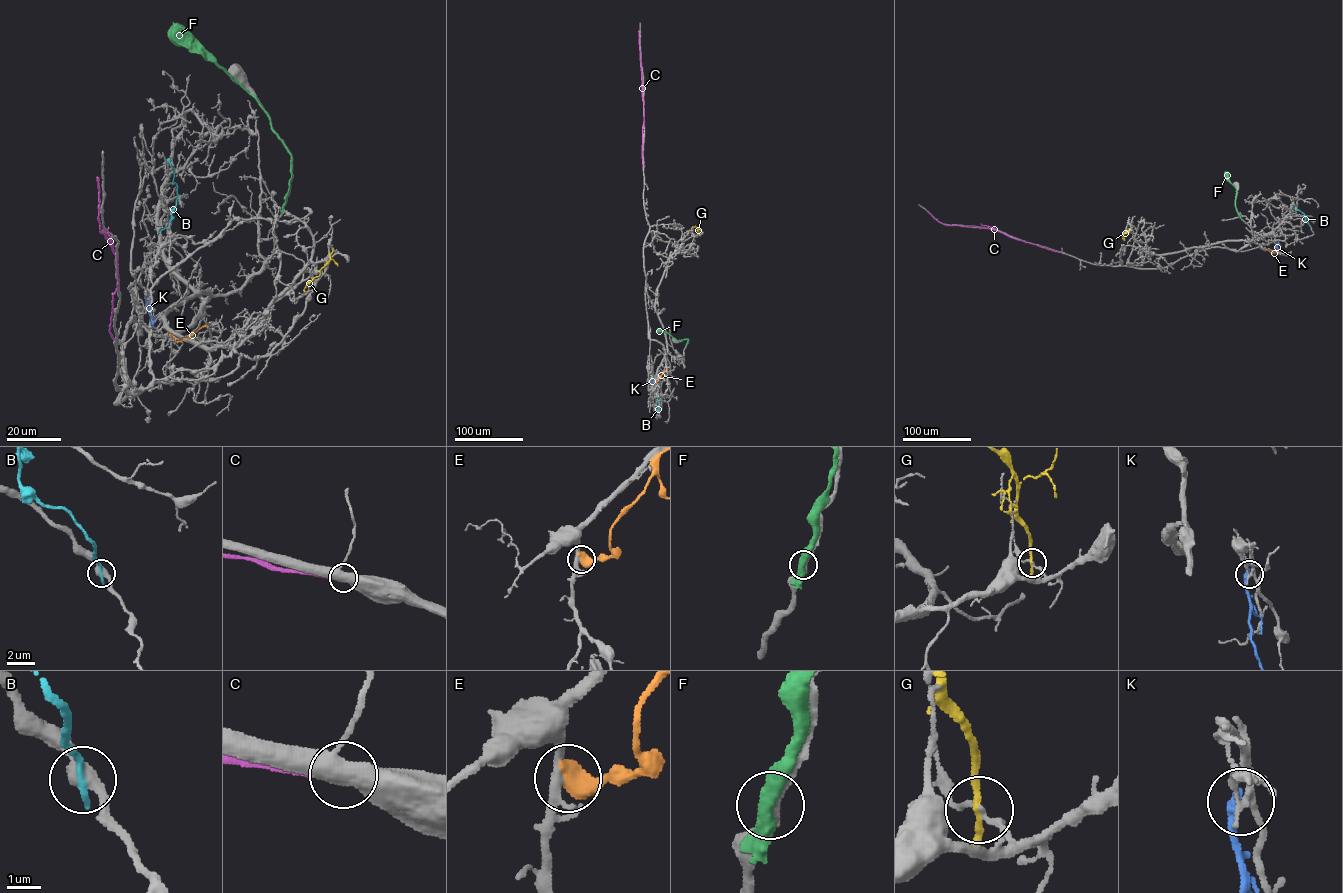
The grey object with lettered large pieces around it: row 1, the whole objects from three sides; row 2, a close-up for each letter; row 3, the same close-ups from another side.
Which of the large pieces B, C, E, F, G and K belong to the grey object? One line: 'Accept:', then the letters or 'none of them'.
Accept: none of them

